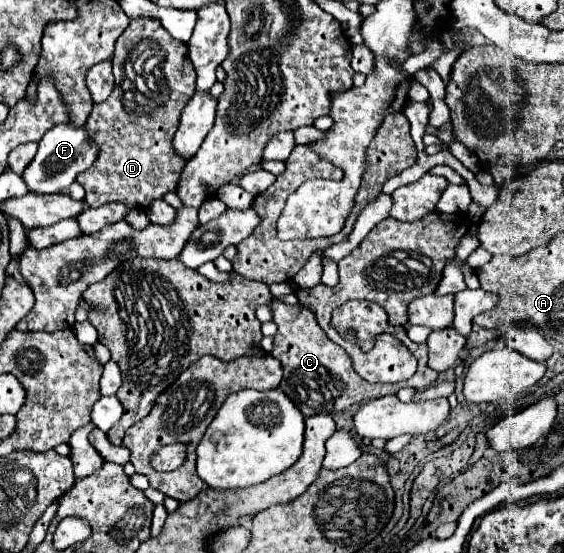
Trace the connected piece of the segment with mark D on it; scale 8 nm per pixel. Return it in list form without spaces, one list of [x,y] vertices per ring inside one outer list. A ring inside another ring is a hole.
[[[131,20],[115,42],[113,52],[115,88],[111,96],[95,104],[87,130],[101,146],[95,164],[75,180],[85,188],[85,202],[99,208],[109,202],[145,210],[153,200],[175,192],[185,160],[171,152],[171,140],[179,126],[183,106],[195,92],[195,68],[187,58],[187,46],[171,38],[157,20]]]

